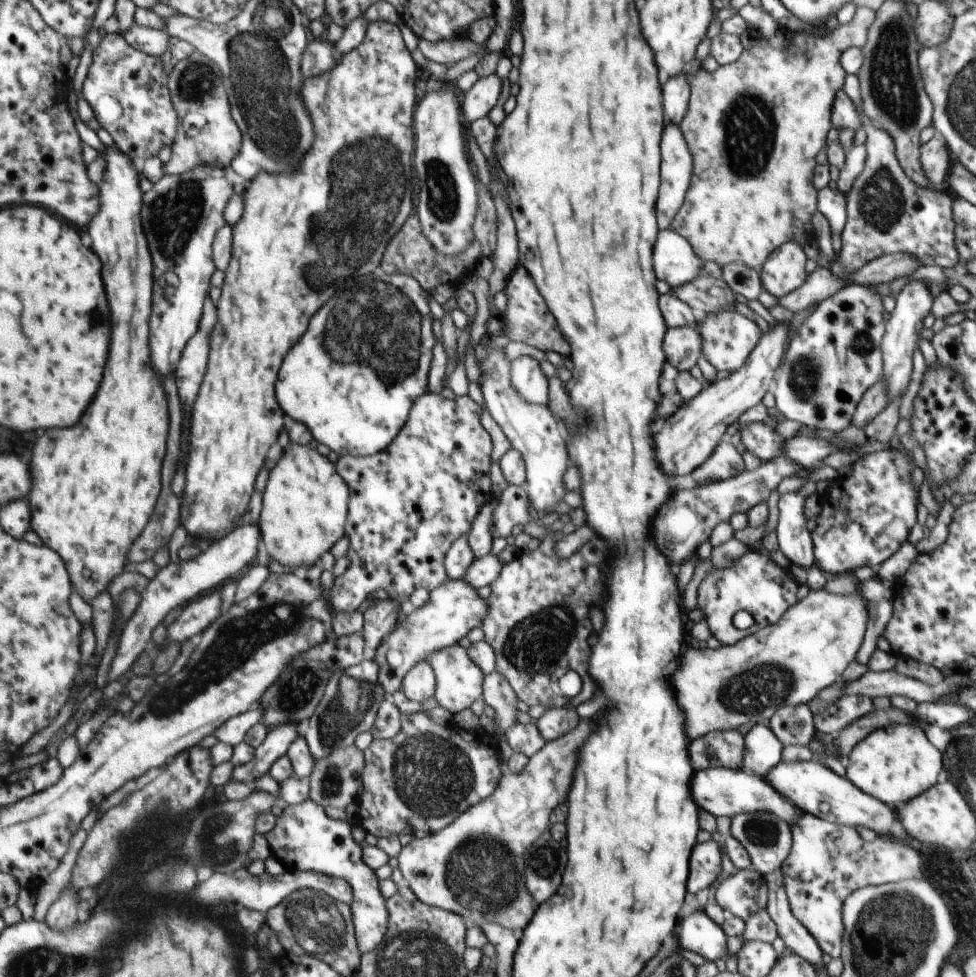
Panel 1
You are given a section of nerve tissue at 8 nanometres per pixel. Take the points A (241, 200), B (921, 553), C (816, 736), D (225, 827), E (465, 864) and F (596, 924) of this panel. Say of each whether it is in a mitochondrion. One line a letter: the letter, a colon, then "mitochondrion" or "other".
A: other
B: other
C: other
D: mitochondrion
E: mitochondrion
F: other

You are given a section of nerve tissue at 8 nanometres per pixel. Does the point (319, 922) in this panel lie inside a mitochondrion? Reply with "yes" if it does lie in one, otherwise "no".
yes

